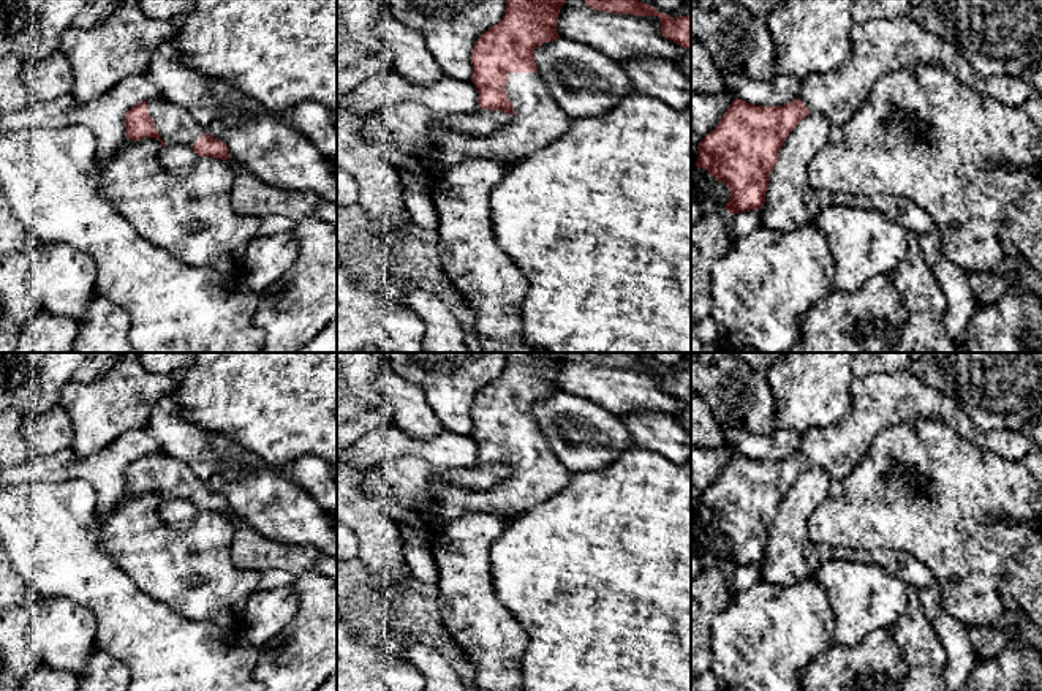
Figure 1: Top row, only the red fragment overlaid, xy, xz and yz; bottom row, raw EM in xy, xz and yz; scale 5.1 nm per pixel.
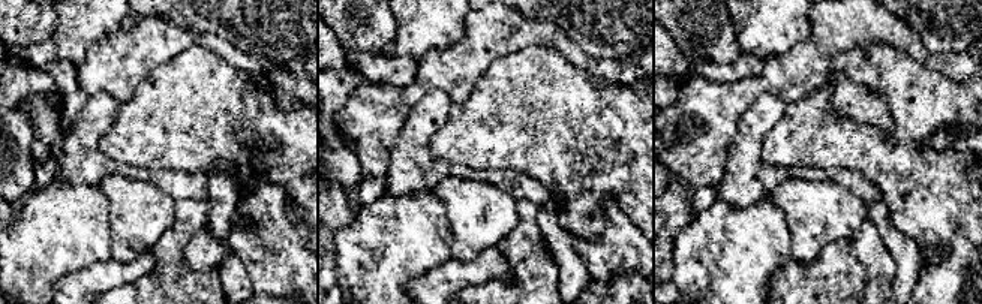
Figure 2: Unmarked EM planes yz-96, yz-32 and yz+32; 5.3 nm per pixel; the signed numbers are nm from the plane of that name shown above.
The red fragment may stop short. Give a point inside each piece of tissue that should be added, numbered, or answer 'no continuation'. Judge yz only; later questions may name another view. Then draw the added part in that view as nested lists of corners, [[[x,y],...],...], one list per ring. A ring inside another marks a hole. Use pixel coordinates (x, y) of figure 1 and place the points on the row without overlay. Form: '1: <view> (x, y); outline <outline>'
1: yz (879, 400); outline [[[908,372],[873,373],[865,378],[855,378],[851,386],[851,395],[852,410],[846,416],[829,427],[811,427],[802,433],[798,454],[810,466],[825,470],[832,481],[844,479],[852,473],[855,465],[868,455],[879,432],[920,417],[938,419],[955,429],[961,438],[1009,460],[1023,459],[1033,446],[1033,440],[1025,430],[979,430],[953,398]]]

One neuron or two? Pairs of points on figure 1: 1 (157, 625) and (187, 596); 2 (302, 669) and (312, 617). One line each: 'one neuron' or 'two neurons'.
1: two neurons
2: one neuron

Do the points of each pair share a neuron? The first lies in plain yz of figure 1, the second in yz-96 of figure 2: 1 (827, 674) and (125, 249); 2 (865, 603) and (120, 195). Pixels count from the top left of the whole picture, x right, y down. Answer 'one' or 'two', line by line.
1: two
2: one

